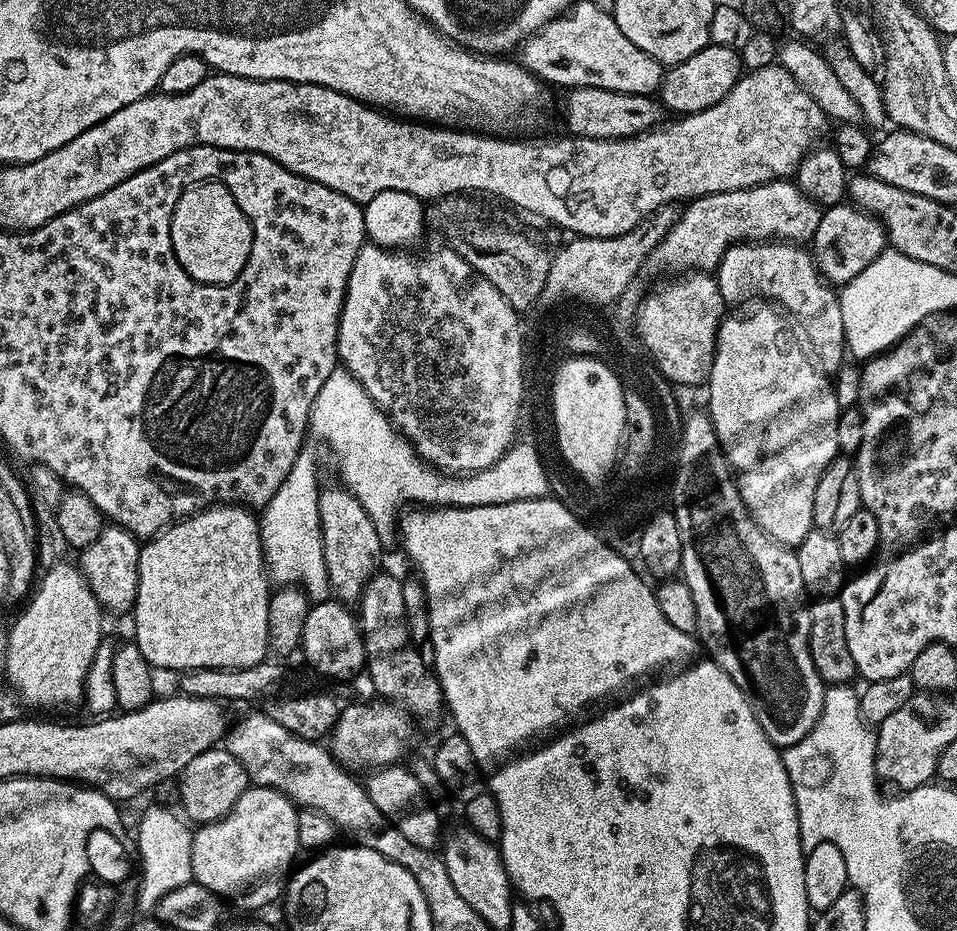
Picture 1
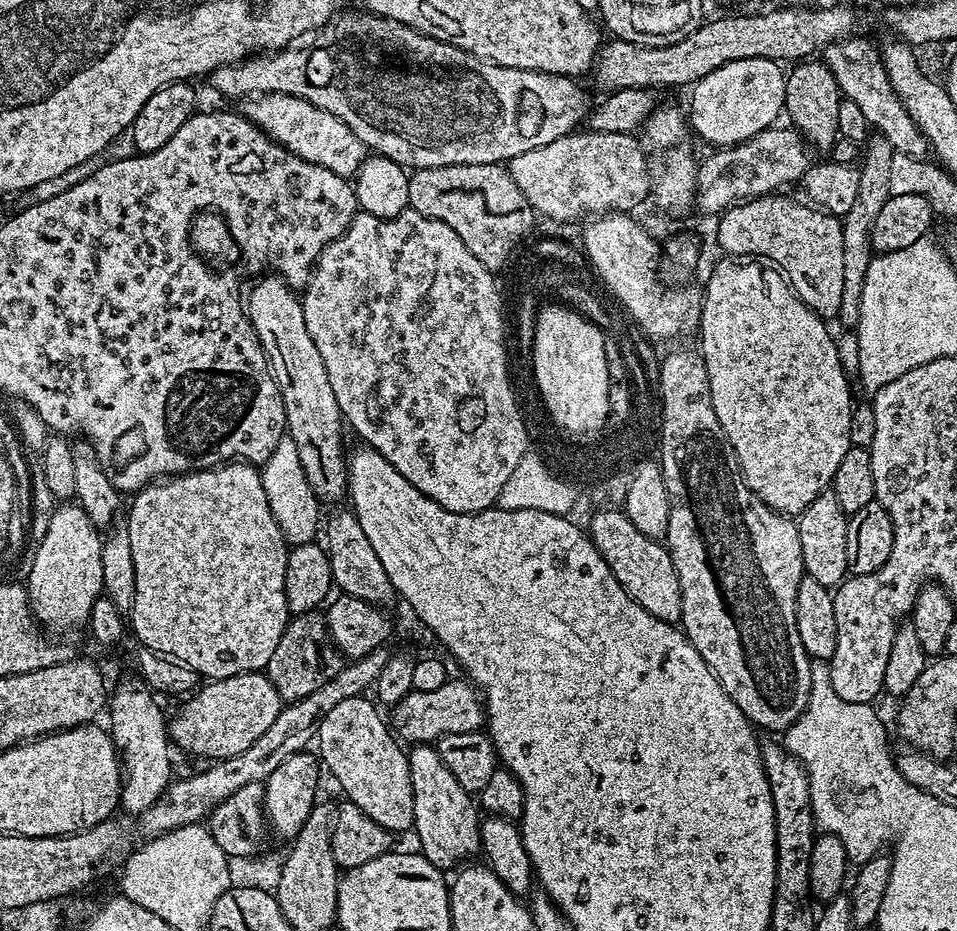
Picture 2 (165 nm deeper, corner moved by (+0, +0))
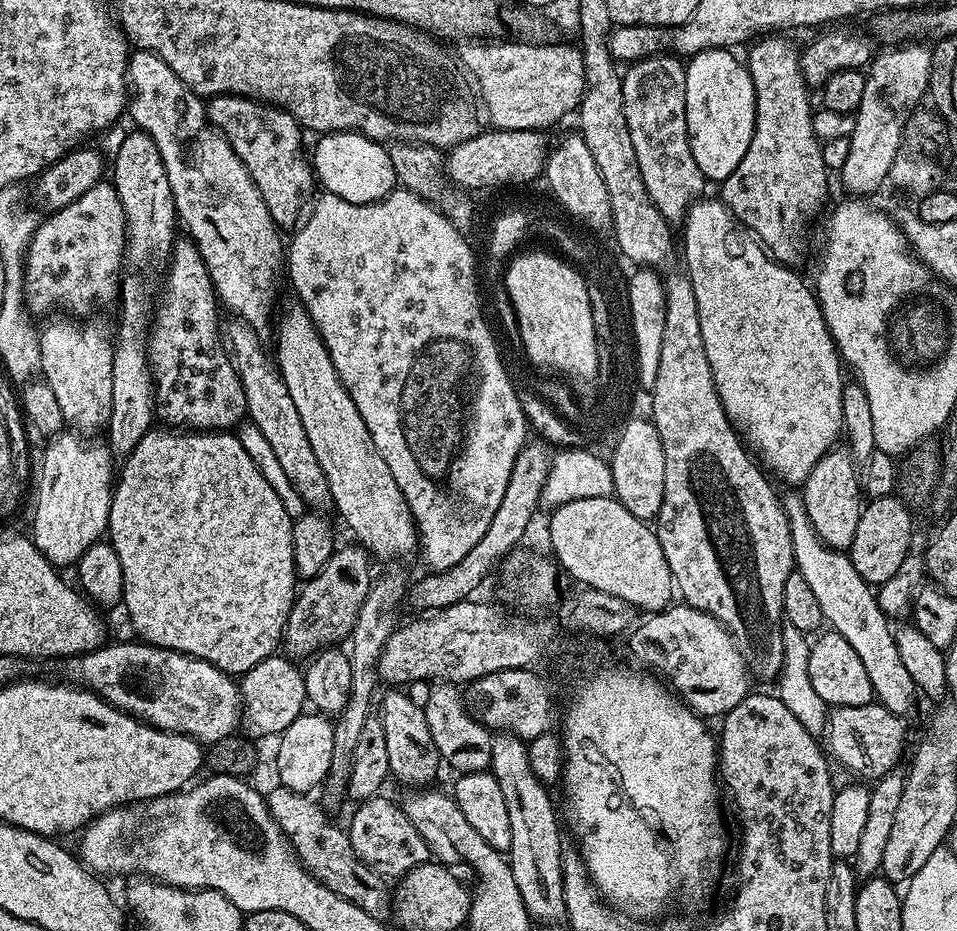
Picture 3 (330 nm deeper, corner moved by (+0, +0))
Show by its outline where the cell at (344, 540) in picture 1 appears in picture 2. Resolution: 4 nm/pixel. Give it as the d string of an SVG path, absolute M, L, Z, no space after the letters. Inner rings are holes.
M264 274L257 280L260 281L249 292L246 292L246 311L252 328L258 334L258 342L268 359L268 369L272 371L272 377L276 380L276 385L280 391L282 406L284 407L286 434L290 438L294 438L294 446L298 446L298 458L302 462L302 470L306 474L306 482L310 486L312 493L316 496L317 501L323 502L325 505L327 505L326 503L336 504L340 499L343 501L348 494L348 460L346 459L346 452L344 456L344 436L340 433L342 430L345 431L346 424L340 414L338 398L334 398L334 389L330 386L330 378L326 378L326 362L322 362L322 354L318 354L318 346L314 346L314 338L310 338L310 330L306 330L306 314L304 313L304 305L301 297L297 295L282 277L275 274Z

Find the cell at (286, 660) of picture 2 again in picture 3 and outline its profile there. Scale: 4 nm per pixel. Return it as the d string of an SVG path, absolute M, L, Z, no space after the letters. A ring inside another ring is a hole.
M355 543L352 544L345 548L344 545L337 547L330 562L326 562L326 566L322 566L316 576L307 577L299 585L282 637L283 651L289 657L311 658L329 646L339 645L339 640L344 642L349 639L374 581L373 561L369 553Z

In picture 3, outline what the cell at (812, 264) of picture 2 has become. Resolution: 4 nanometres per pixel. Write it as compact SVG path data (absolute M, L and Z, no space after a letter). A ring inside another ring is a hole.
M780 34L765 35L747 49L746 67L756 95L756 125L742 162L738 162L738 166L734 166L734 174L727 176L719 185L718 196L736 219L764 245L773 260L785 266L796 266L804 252L804 235L808 232L812 215L825 211L830 169L822 158L822 142L816 136L814 107L808 97L810 85L804 81L800 69L800 52L782 37Z

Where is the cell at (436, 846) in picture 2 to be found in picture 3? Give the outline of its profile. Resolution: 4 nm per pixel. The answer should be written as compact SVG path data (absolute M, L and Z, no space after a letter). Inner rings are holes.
M388 690L384 697L379 697L378 715L382 722L382 730L386 734L386 758L388 770L393 777L397 776L408 786L428 786L442 769L439 750L434 746L430 736L430 727L426 724L426 714L419 703L416 704L404 690Z

